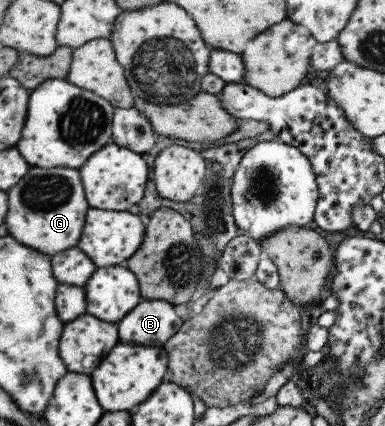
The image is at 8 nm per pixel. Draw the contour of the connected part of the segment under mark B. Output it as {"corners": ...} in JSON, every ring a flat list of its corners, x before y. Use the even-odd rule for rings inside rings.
{"corners":[[141,299,141,302,131,312,117,322,118,341,139,346,163,347,182,324,182,320,177,317,173,308,174,306,165,302,165,300]]}

